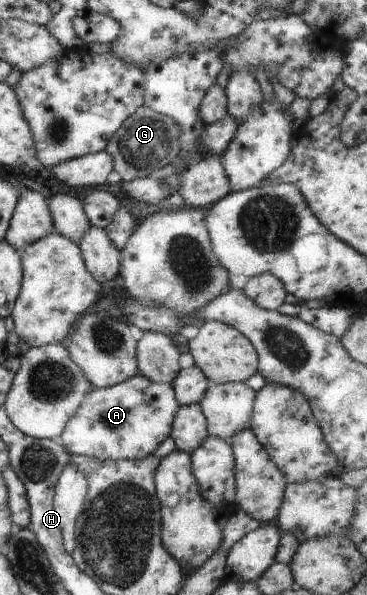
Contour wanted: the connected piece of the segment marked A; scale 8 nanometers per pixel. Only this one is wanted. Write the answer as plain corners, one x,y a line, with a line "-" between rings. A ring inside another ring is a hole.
136,372
116,385
87,391
57,440
68,454
99,460
141,460
167,439
179,407
170,385
153,383

